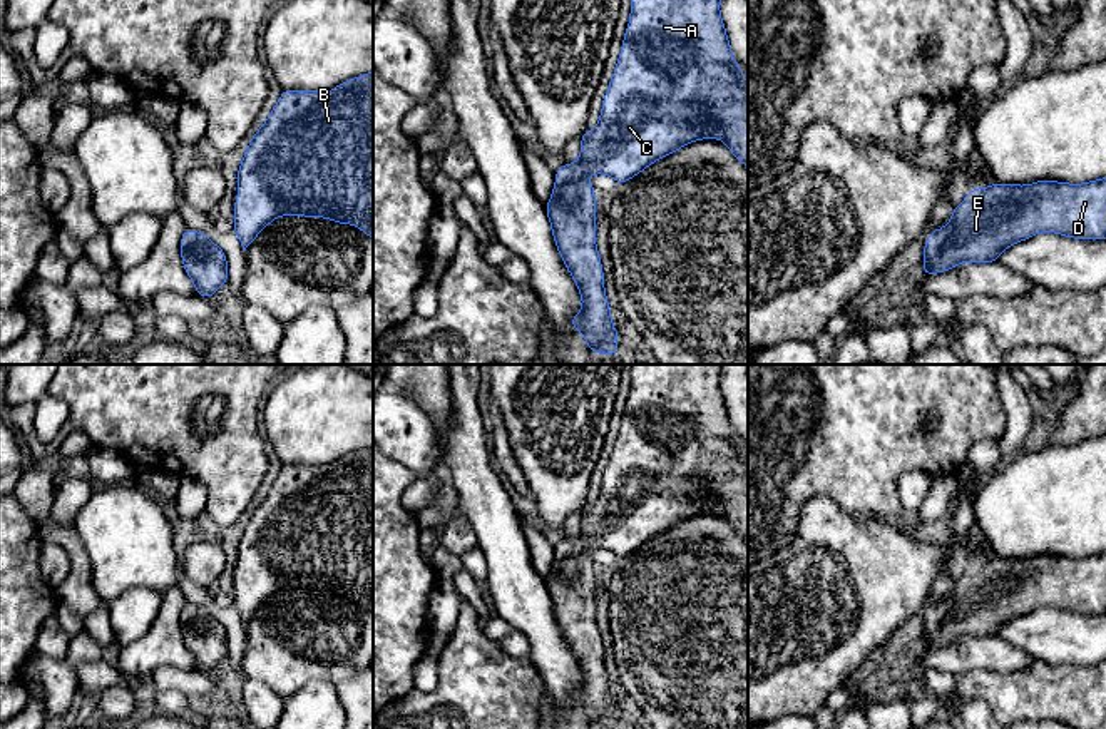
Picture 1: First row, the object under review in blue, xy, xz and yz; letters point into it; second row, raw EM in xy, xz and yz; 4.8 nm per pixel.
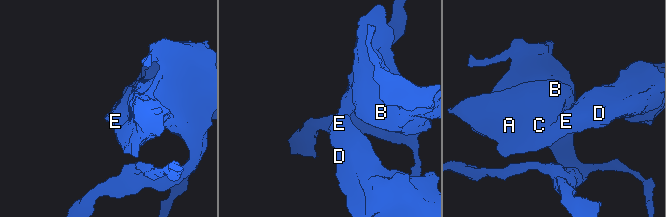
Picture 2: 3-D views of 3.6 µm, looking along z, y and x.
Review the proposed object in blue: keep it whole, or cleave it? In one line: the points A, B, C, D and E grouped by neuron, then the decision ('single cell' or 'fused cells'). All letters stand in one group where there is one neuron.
groups A B C D E; single cell

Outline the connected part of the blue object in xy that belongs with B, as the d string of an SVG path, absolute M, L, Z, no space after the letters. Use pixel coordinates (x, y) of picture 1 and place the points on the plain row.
M373 445L330 466L283 465L236 548L234 607L244 625L278 590L355 599L373 614Z

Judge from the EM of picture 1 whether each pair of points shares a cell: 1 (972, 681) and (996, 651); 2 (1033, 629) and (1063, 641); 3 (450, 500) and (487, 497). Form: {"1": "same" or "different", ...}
{"1": "different", "2": "same", "3": "different"}

